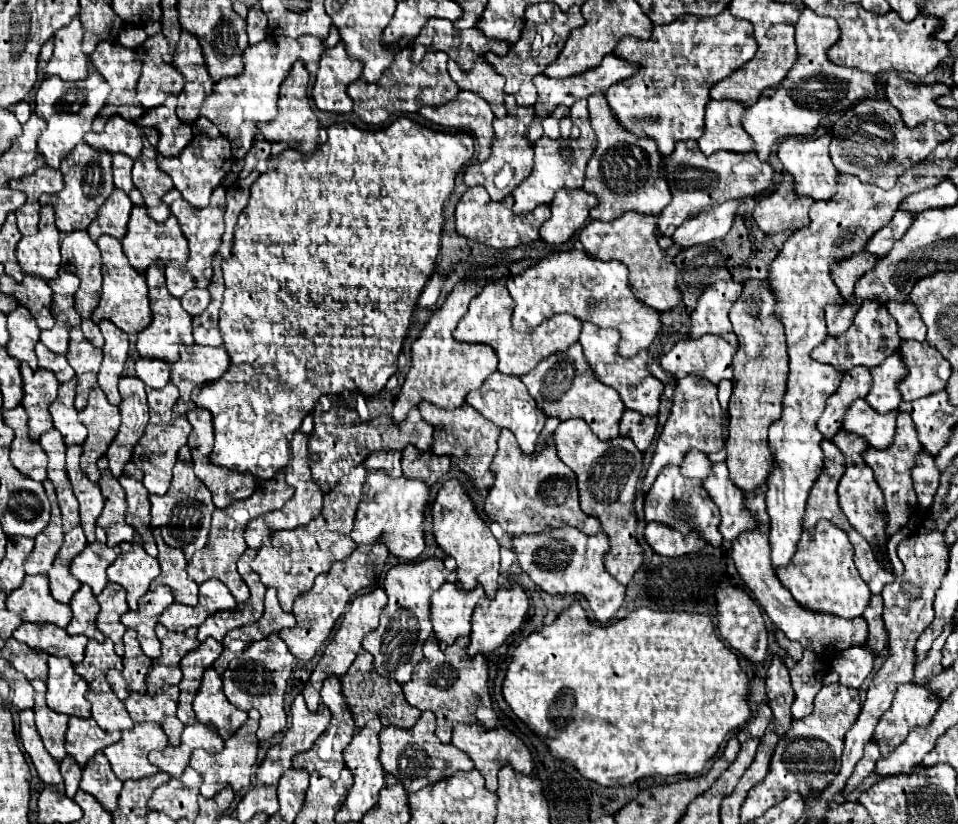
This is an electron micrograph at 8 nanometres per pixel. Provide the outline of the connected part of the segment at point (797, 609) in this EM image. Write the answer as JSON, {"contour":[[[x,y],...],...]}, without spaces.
{"contour":[[[759,487],[753,493],[745,493],[745,503],[749,507],[749,511],[761,521],[761,527],[757,531],[749,531],[745,535],[739,535],[731,547],[733,547],[733,561],[735,567],[741,575],[741,579],[745,581],[745,585],[753,591],[755,599],[759,601],[759,605],[765,609],[765,613],[769,615],[769,619],[775,623],[775,627],[779,631],[783,631],[787,635],[787,639],[803,643],[803,649],[811,649],[817,655],[825,655],[825,653],[837,653],[837,651],[845,651],[849,647],[863,647],[865,639],[867,639],[867,621],[863,617],[859,619],[839,619],[839,615],[819,615],[817,611],[805,611],[803,605],[799,605],[793,595],[783,589],[783,585],[779,583],[773,567],[771,567],[771,559],[769,559],[769,539],[767,539],[767,511],[765,511],[765,491],[767,487]]]}

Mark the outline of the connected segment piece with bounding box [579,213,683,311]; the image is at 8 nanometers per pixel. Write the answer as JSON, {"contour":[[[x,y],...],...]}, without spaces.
{"contour":[[[625,213],[619,219],[613,219],[609,223],[603,221],[591,221],[587,223],[579,239],[583,243],[583,249],[601,259],[601,261],[613,261],[619,259],[629,267],[631,273],[631,289],[633,293],[647,305],[651,305],[657,311],[669,311],[677,307],[683,301],[683,293],[677,285],[679,269],[675,263],[665,259],[665,251],[657,243],[657,217],[655,215],[639,215],[639,213]]]}

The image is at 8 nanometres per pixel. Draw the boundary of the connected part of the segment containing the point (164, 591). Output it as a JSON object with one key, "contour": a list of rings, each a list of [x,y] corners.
{"contour":[[[159,585],[153,591],[147,591],[139,599],[137,611],[127,611],[121,615],[121,623],[129,629],[137,631],[137,639],[141,643],[141,649],[151,657],[157,659],[161,655],[161,643],[155,635],[155,625],[163,609],[167,609],[173,603],[173,593],[167,585]]]}

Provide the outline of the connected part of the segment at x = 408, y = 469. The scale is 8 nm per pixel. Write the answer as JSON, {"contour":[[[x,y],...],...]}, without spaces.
{"contour":[[[405,447],[403,459],[401,459],[403,475],[423,479],[429,485],[435,485],[441,475],[445,475],[451,467],[451,457],[447,455],[435,455],[431,451],[419,451],[417,447]]]}

